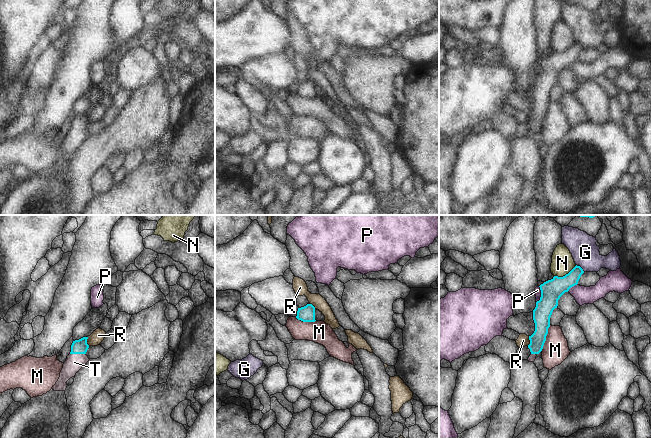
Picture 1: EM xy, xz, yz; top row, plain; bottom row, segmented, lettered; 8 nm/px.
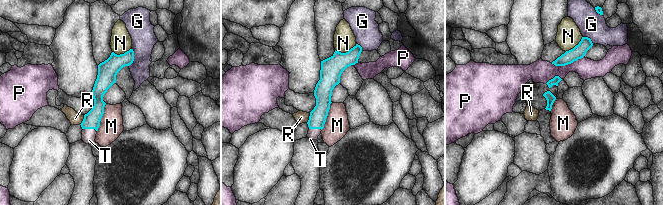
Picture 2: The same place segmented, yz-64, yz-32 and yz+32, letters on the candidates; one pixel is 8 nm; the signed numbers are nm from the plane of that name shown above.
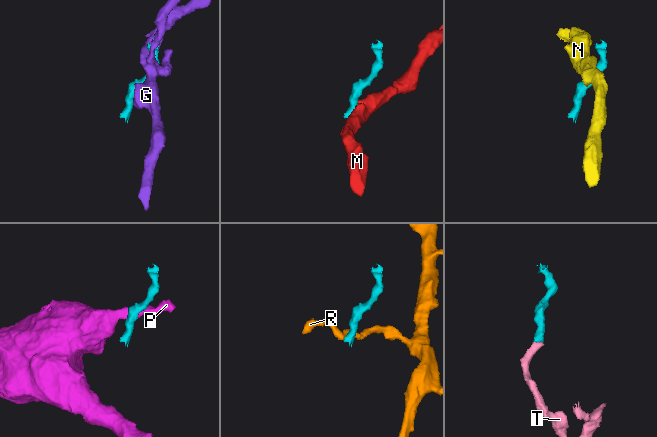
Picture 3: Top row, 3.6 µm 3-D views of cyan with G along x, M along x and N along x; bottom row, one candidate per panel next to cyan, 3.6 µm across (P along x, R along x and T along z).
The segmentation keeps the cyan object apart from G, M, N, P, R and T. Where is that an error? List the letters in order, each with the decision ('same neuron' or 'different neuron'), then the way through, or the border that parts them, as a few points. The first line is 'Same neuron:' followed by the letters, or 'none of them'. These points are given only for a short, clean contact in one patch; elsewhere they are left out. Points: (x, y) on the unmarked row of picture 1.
Same neuron: T
G: different neuron
M: different neuron | along yz (550, 101), (541, 126)
N: different neuron | along yz (576, 41), (564, 51), (554, 52)
P: different neuron | along yz (539, 62), (540, 74), (536, 78)
R: different neuron | along yz (529, 112), (529, 119), (527, 121)
T: same neuron | across xy (80, 122), (78, 129), (77, 135), (74, 138)

